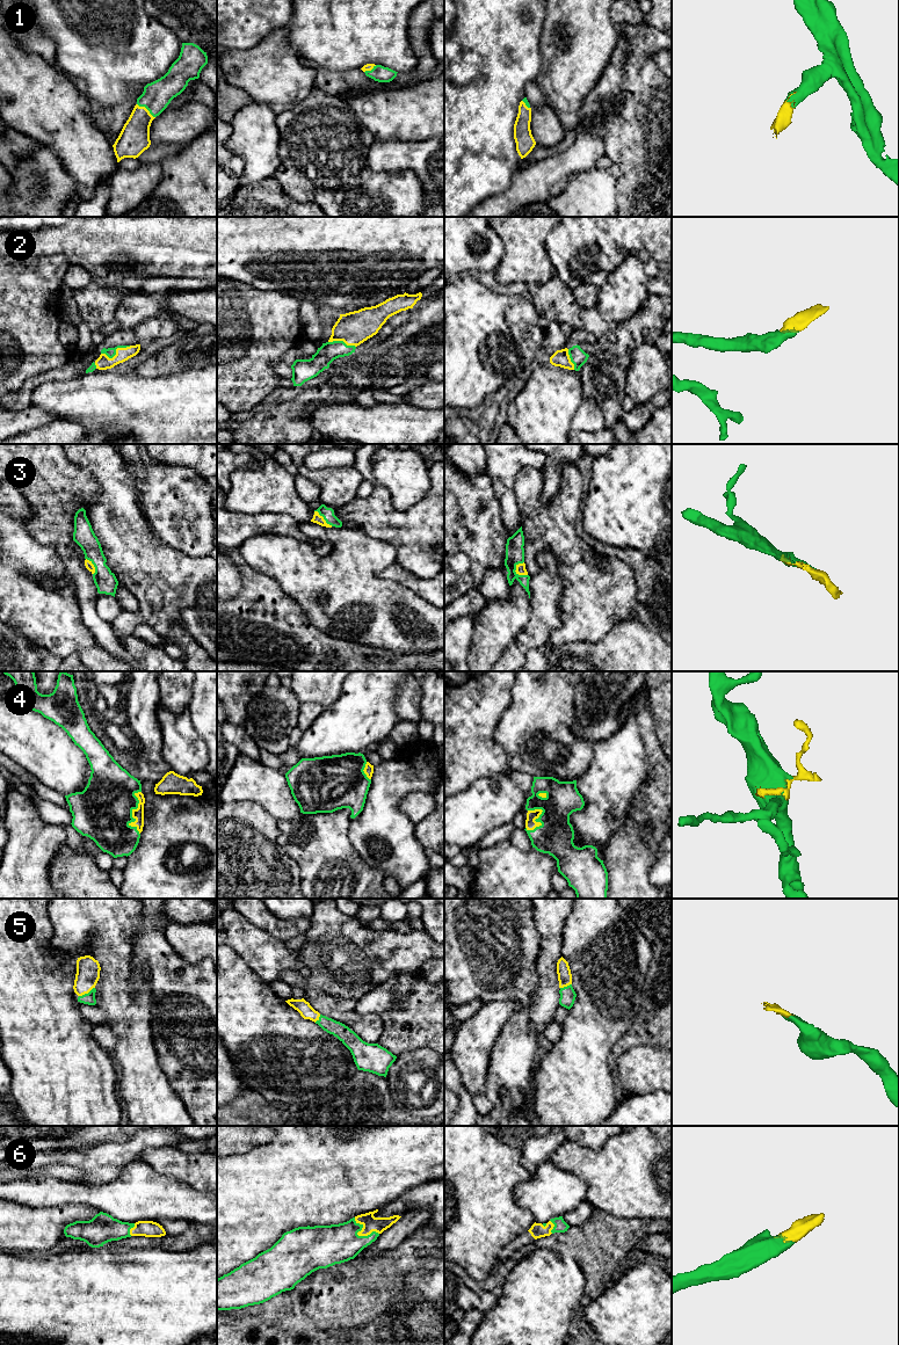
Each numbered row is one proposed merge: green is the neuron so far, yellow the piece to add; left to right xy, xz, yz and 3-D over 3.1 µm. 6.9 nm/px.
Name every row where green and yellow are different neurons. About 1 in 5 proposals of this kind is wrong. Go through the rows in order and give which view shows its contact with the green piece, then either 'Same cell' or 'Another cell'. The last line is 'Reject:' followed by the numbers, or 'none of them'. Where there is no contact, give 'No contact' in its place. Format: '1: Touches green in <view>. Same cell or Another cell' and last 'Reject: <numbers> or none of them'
1: Touches green in xy. Same cell
2: Touches green in xy. Same cell
3: Touches green in yz. Same cell
4: Touches green in xy. Same cell
5: Touches green in xy. Same cell
6: Touches green in xz. Same cell
Reject: none of them

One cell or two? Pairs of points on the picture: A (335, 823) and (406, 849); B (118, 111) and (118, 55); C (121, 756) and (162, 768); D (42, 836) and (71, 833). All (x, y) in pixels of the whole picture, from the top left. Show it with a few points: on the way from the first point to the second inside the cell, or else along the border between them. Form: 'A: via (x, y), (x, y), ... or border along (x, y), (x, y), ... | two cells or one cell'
A: border along (350, 819), (348, 836), (352, 845), (359, 853) | two cells
B: border along (139, 87), (135, 97), (115, 106), (92, 99) | two cells
C: via (131, 761), (145, 762), (152, 768) | one cell
D: border along (62, 826), (66, 843) | two cells

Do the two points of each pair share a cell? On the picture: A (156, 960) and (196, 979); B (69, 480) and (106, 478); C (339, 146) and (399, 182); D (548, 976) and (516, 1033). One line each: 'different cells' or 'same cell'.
A: same cell
B: different cells
C: same cell
D: different cells

